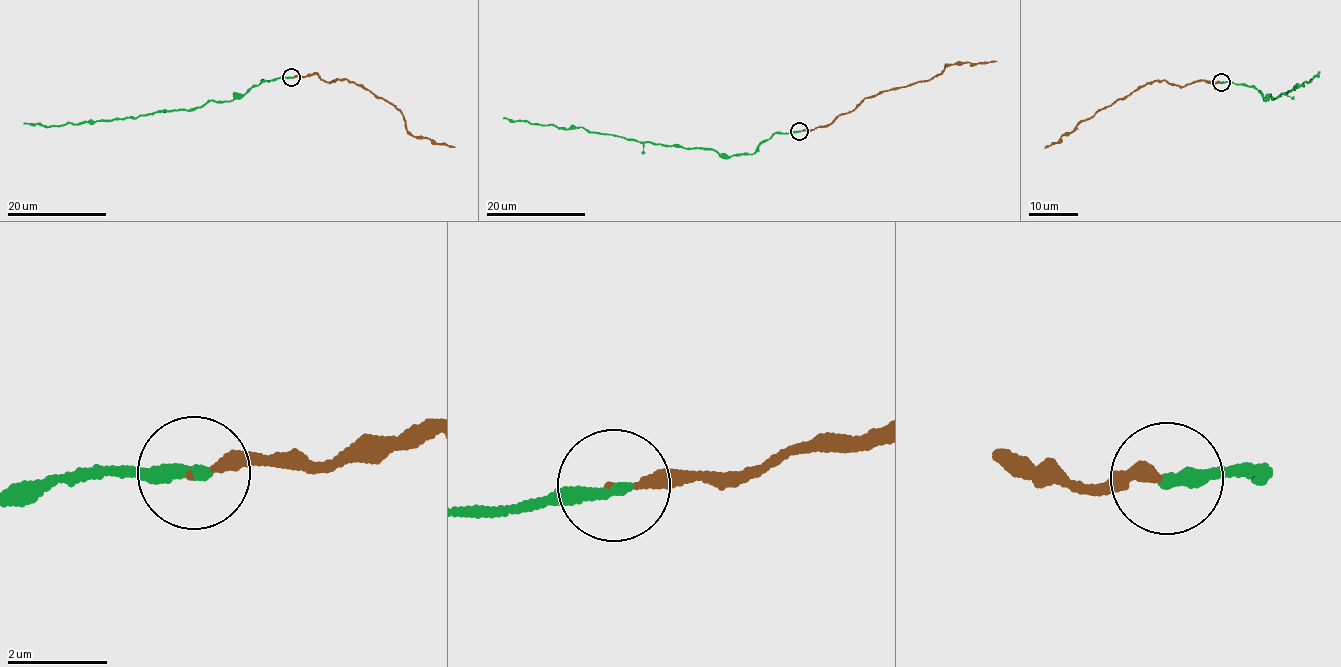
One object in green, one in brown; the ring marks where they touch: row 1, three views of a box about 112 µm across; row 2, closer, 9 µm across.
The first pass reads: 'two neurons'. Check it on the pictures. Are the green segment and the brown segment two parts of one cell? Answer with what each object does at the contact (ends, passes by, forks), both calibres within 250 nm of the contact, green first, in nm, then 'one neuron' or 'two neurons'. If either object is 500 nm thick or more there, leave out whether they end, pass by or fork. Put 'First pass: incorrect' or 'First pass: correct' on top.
First pass: incorrect
green ends there; brown ends there; 280 nm thick on the green side, 180 nm on the other; one neuron

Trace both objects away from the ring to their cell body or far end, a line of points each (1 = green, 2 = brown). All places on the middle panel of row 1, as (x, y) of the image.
1: (799, 130), (775, 133), (752, 153), (725, 156), (714, 150), (628, 140), (581, 127), (502, 119)
2: (799, 130), (827, 126), (866, 97), (938, 76), (951, 63), (984, 64), (996, 61)

